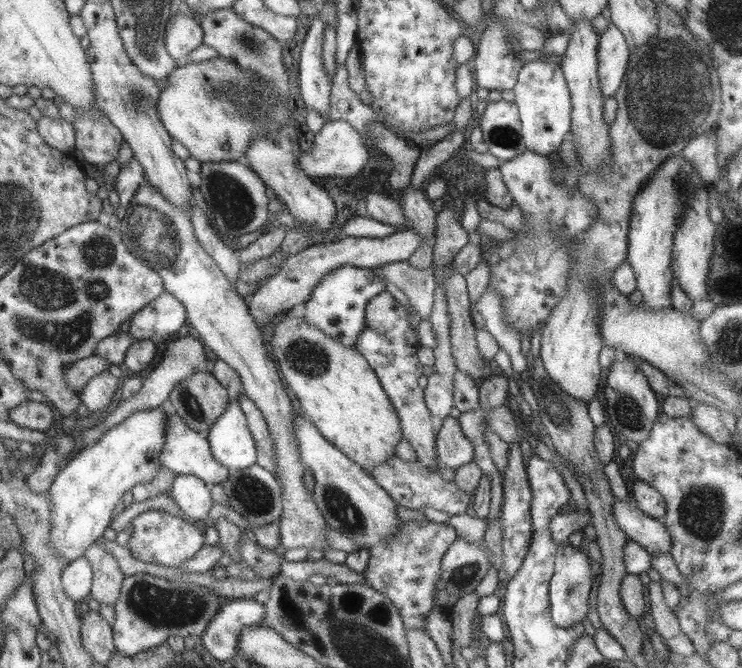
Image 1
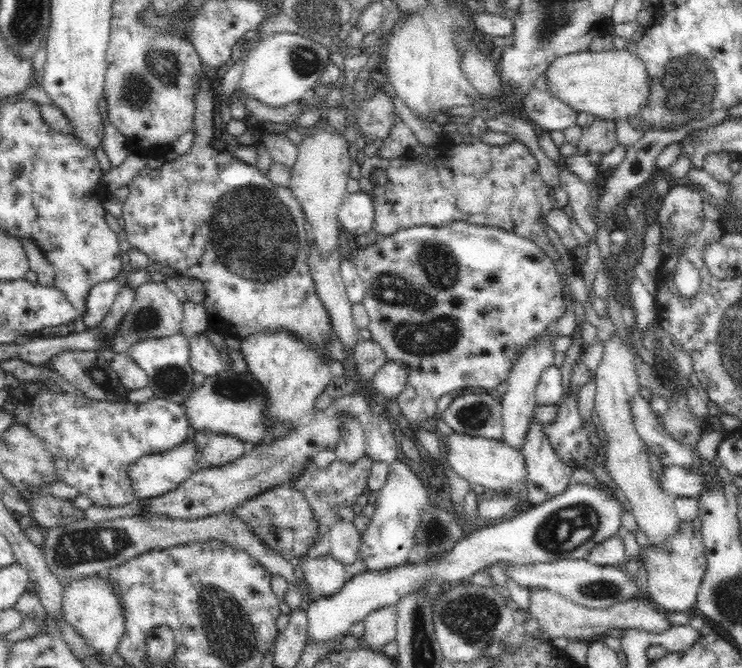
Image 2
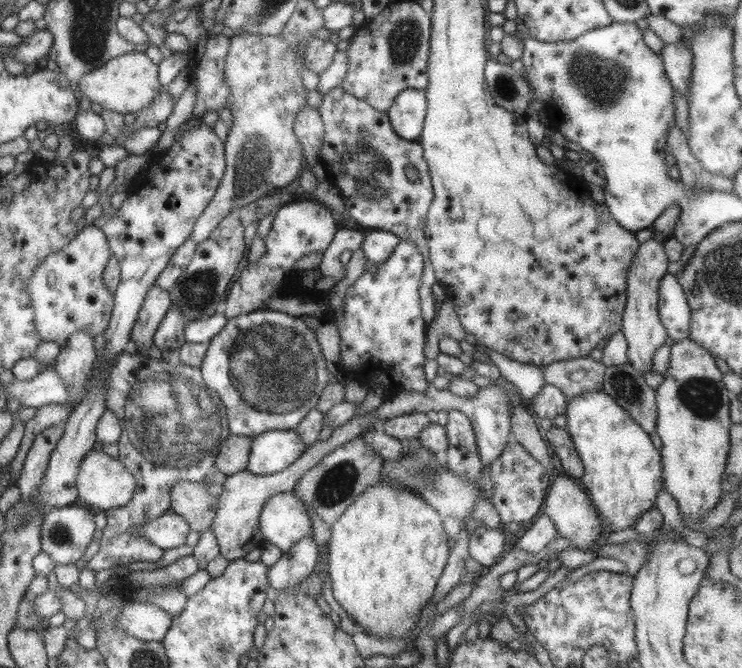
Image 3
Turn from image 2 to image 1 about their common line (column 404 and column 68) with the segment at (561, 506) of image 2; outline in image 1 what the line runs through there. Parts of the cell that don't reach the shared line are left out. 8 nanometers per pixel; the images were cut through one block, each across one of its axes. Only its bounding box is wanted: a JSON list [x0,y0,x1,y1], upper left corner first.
[61,556,93,602]

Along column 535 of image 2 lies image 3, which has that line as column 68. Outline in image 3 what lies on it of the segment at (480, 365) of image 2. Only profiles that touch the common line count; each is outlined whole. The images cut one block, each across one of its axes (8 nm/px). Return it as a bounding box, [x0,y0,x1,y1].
[28,225,115,346]

